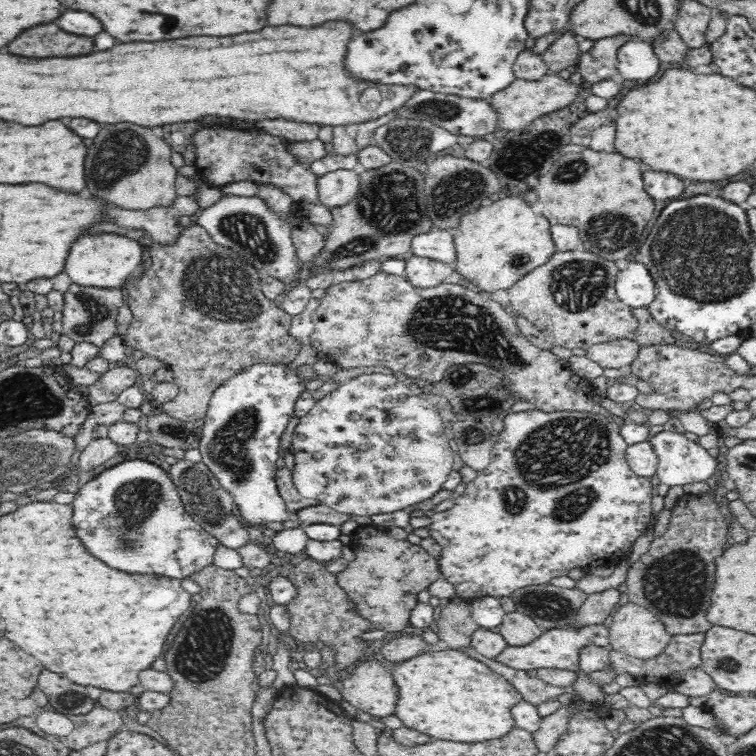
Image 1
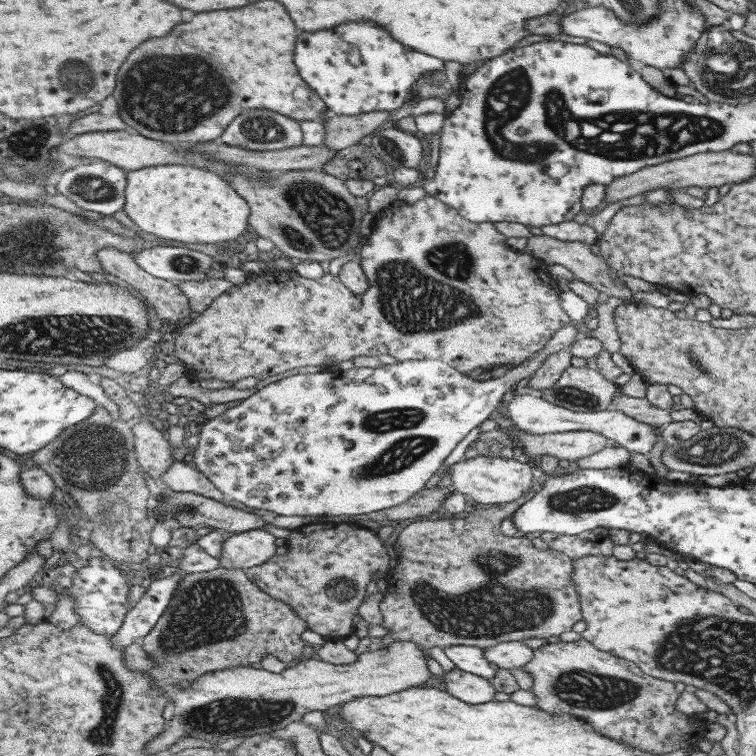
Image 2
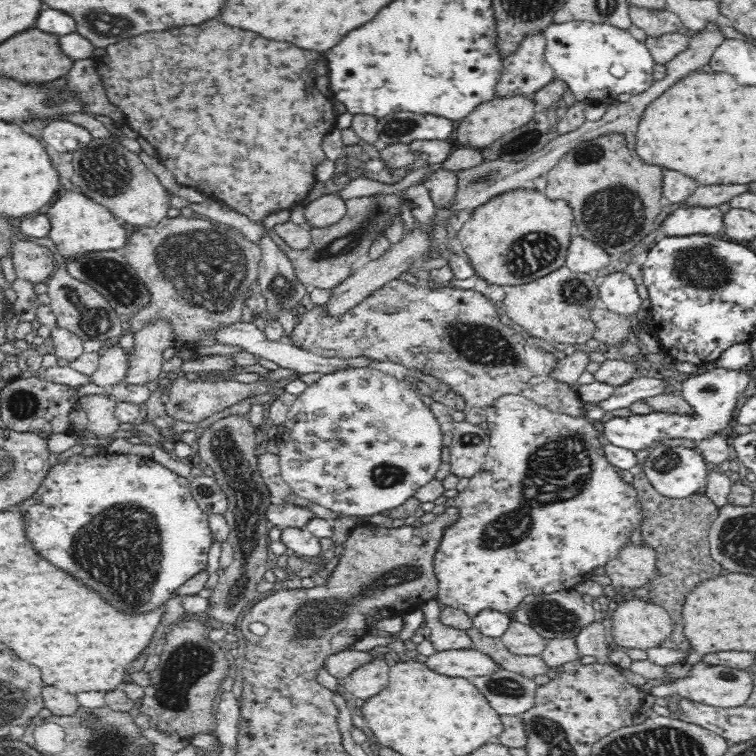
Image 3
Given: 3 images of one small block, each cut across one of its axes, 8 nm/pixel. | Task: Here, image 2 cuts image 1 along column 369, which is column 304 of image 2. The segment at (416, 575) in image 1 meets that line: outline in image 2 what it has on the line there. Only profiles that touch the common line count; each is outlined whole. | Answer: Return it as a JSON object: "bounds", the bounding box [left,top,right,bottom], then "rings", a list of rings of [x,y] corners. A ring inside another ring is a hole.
{"bounds":[245,522,391,640],"rings":[[[320,522],[292,530],[286,540],[287,553],[275,555],[265,564],[245,571],[265,593],[289,603],[299,617],[307,621],[309,630],[325,640],[351,638],[353,630],[359,630],[359,608],[367,594],[371,594],[371,582],[375,574],[383,579],[391,564],[388,546],[376,532],[351,522]]]}

